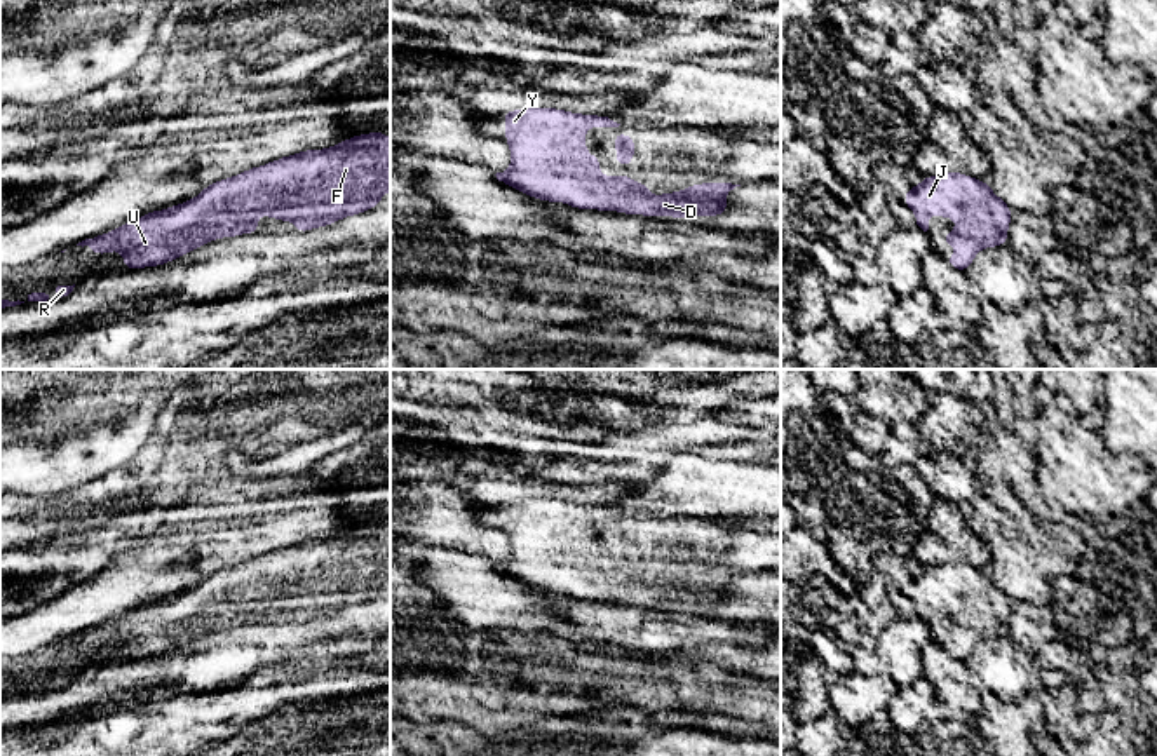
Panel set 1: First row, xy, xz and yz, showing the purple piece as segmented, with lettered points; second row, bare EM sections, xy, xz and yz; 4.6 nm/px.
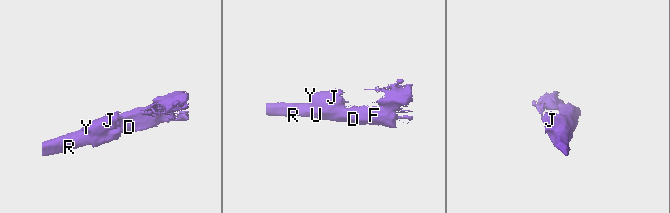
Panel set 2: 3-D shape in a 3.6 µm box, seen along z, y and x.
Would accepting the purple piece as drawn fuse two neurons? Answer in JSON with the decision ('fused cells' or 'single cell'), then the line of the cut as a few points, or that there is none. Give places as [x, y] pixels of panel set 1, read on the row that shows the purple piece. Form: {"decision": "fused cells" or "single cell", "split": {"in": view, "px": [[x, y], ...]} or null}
{"decision": "single cell", "split": null}

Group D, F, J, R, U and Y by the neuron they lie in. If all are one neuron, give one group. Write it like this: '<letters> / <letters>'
D F J R U Y

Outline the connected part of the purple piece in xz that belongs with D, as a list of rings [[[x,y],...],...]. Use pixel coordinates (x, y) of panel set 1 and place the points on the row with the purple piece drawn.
[[[559,108],[502,111],[511,169],[497,179],[528,197],[565,202],[573,209],[619,211],[622,214],[721,216],[725,197],[741,185],[699,183],[683,192],[650,195],[646,183],[631,176],[601,176],[599,157],[585,152],[587,127],[619,127],[605,115],[572,113]]]

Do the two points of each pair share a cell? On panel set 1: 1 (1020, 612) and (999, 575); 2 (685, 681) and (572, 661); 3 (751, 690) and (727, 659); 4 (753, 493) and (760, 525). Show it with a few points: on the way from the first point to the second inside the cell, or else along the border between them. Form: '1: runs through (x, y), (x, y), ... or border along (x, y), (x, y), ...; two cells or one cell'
1: border along (1013, 601), (1046, 607); two cells
2: runs through (657, 680), (600, 676); one cell
3: border along (697, 655), (727, 669), (762, 678); two cells
4: border along (762, 516), (722, 519); two cells

